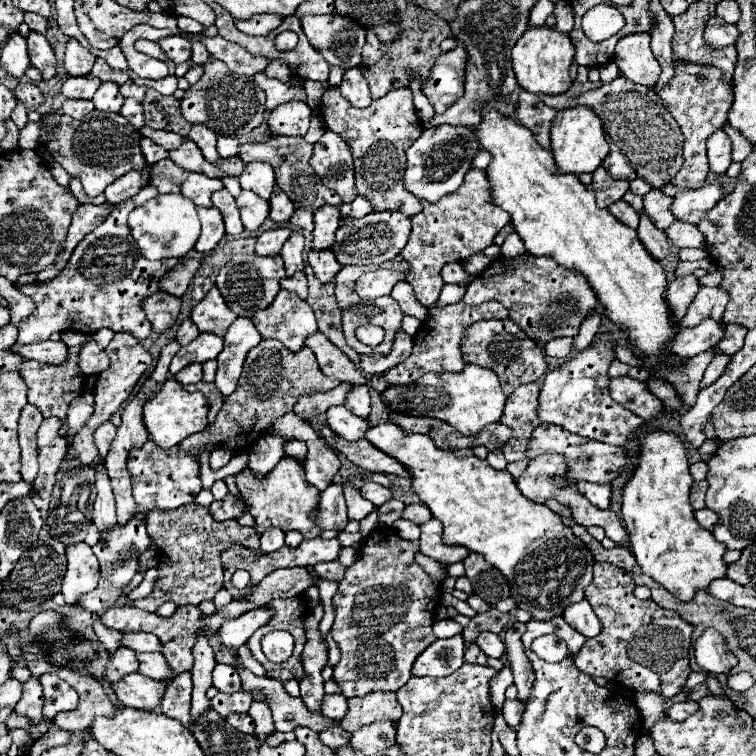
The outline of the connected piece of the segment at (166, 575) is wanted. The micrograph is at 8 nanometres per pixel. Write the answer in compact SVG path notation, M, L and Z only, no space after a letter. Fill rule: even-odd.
M190 502L184 508L176 508L172 512L154 508L146 516L146 528L154 548L160 552L158 578L152 594L146 600L134 600L132 606L150 612L156 612L156 608L168 600L176 606L198 606L202 600L214 598L214 594L222 588L224 566L220 562L220 554L234 544L246 546L256 552L260 550L260 534L254 528L240 526L236 520L216 522L210 516L208 508L200 506L198 502ZM164 586L170 586L170 590Z

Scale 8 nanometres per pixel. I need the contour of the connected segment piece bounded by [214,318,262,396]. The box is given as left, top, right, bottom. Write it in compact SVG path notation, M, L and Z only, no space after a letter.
M236 318L224 336L224 350L218 354L214 384L224 396L230 396L242 372L246 354L262 340L250 318Z

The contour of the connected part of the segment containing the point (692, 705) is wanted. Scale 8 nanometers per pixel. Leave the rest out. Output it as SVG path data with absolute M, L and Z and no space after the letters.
M686 700L686 702L676 702L676 704L670 706L668 716L670 716L672 720L676 720L676 722L682 722L682 720L686 720L688 716L692 716L696 710L698 710L698 702L690 702L690 700Z

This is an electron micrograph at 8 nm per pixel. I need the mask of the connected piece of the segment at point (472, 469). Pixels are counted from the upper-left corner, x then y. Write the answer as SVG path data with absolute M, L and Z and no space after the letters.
M384 422L380 426L372 426L366 432L366 440L378 450L396 458L412 478L412 490L418 498L430 508L432 516L444 524L444 544L460 544L468 550L482 554L494 568L498 568L512 586L512 598L518 602L518 608L528 610L534 620L550 620L560 616L568 604L580 602L584 598L584 588L592 580L594 558L586 544L572 534L568 526L562 524L560 516L554 514L548 506L536 504L522 496L516 486L516 480L506 470L494 470L488 460L480 460L474 456L470 448L446 452L434 446L430 436L412 434L402 430L394 422Z

